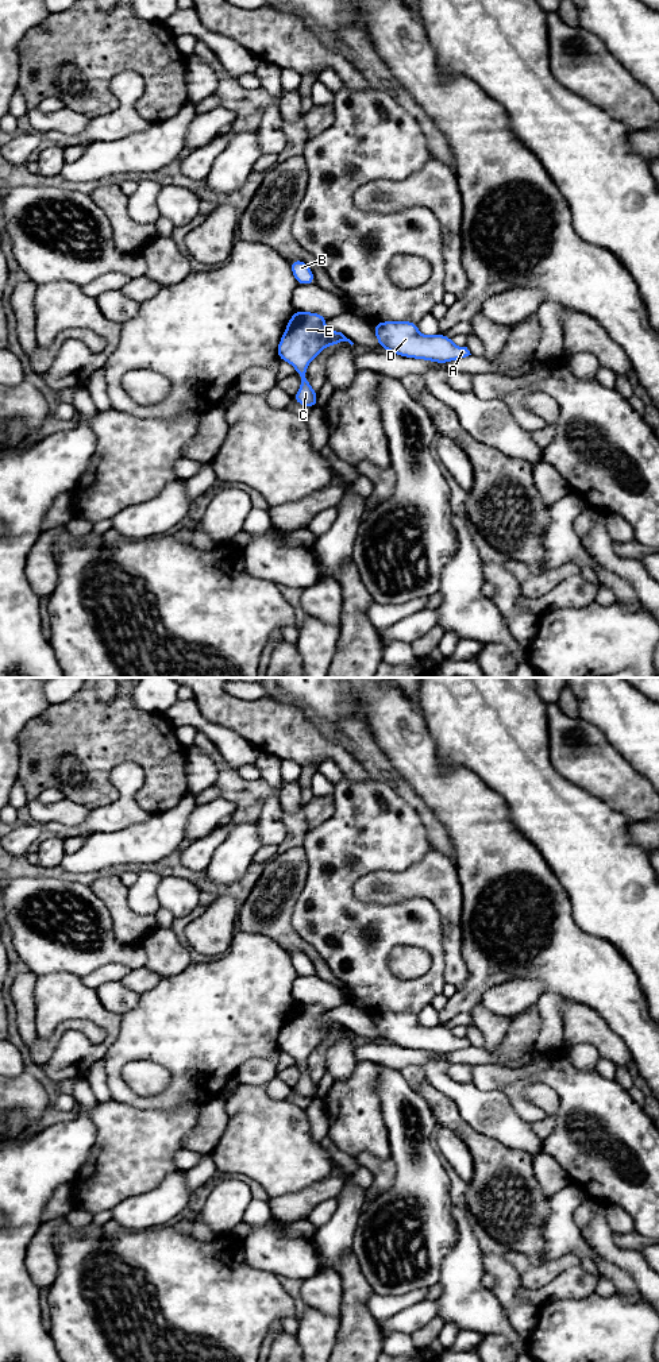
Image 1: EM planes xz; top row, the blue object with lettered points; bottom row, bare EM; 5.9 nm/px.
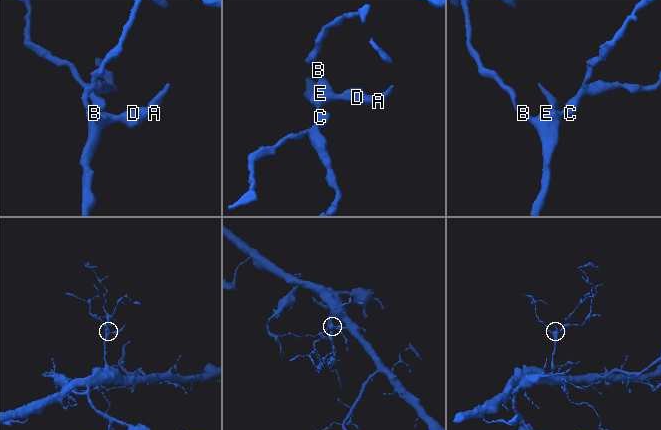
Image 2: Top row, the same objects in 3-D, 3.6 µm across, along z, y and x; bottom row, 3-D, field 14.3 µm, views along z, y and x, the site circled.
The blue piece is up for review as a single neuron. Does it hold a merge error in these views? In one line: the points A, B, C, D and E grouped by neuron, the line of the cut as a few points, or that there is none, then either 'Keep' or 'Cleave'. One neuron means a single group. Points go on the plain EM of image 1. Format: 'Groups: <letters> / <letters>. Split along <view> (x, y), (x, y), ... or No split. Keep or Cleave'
Groups: A B C D E. No split. Keep

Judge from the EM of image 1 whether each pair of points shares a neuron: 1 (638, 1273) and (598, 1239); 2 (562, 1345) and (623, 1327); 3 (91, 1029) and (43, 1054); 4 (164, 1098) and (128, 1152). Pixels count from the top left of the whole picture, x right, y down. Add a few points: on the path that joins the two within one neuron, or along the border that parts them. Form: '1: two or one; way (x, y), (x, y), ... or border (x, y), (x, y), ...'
1: one; way (628, 1264), (608, 1249)
2: one; way (577, 1339), (594, 1332), (608, 1332)
3: one; way (77, 1027), (64, 1027), (51, 1041)
4: two; border (188, 1102), (172, 1108), (138, 1108), (126, 1104)

